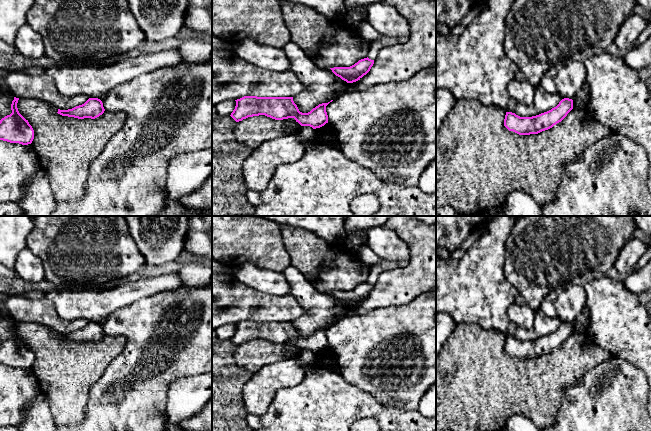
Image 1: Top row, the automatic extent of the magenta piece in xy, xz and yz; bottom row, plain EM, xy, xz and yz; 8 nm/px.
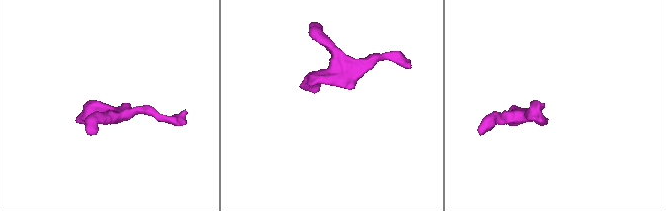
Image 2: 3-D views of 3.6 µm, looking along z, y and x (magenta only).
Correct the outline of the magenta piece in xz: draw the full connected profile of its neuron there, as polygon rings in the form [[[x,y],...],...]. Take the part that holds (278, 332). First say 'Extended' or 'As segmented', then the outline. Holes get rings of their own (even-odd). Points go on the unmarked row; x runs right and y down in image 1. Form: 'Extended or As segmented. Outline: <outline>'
As segmented. Outline: [[[244,320],[235,325],[236,330],[230,340],[236,346],[265,339],[275,344],[294,342],[301,350],[310,350],[313,353],[328,347],[326,330],[330,326],[319,328],[308,337],[302,337],[294,327],[293,321]]]

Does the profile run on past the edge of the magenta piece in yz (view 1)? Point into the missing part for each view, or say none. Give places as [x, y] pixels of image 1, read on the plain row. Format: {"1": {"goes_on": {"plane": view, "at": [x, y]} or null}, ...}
{"1": {"goes_on": null}}

